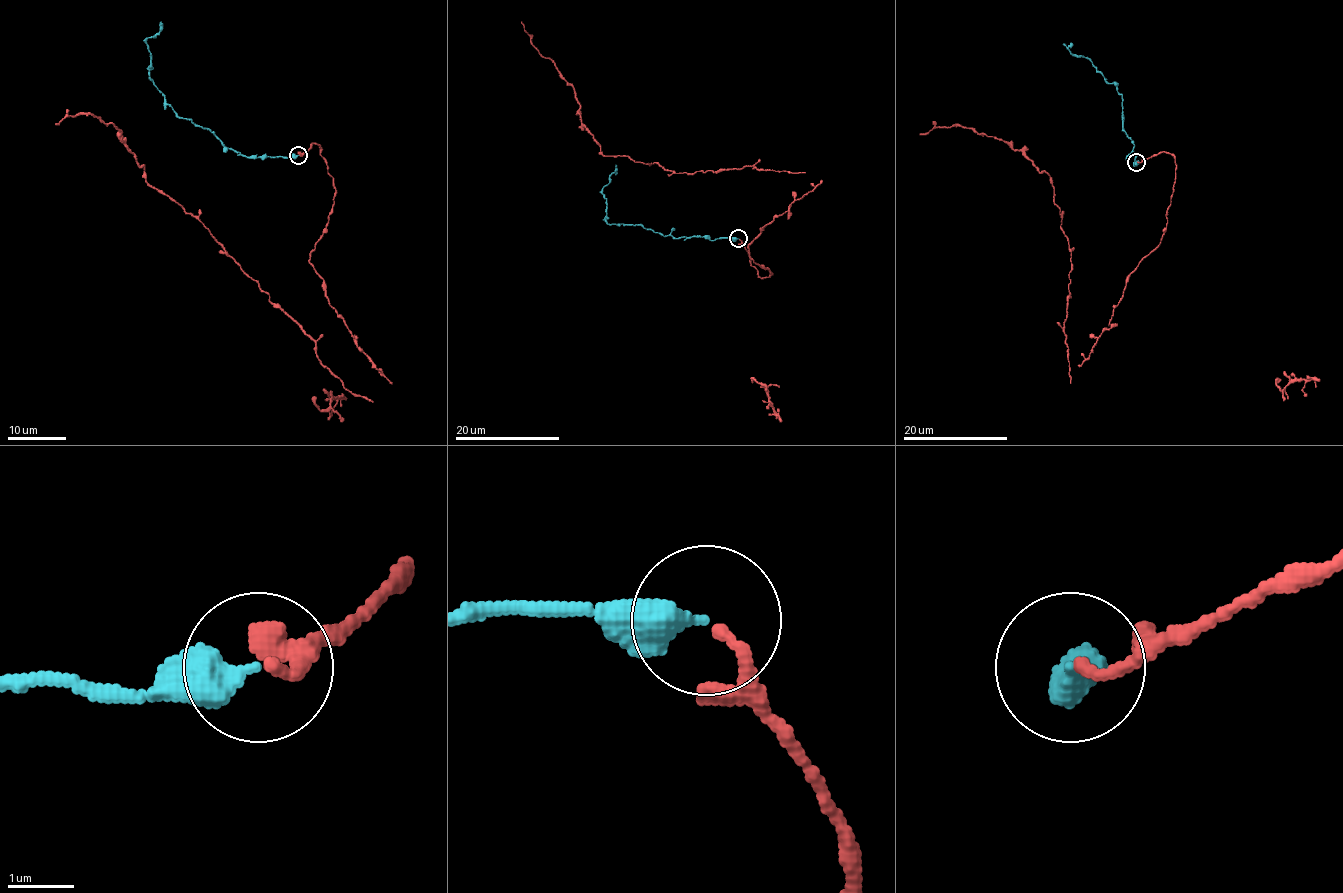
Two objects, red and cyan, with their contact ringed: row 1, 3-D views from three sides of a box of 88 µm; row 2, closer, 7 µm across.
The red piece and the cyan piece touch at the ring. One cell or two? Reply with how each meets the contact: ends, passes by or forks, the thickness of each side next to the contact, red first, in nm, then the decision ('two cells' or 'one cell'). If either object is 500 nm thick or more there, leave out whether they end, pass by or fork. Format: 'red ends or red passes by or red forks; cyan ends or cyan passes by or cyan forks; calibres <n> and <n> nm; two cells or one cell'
red ends; cyan ends; calibres 170 and 400 nm; one cell

